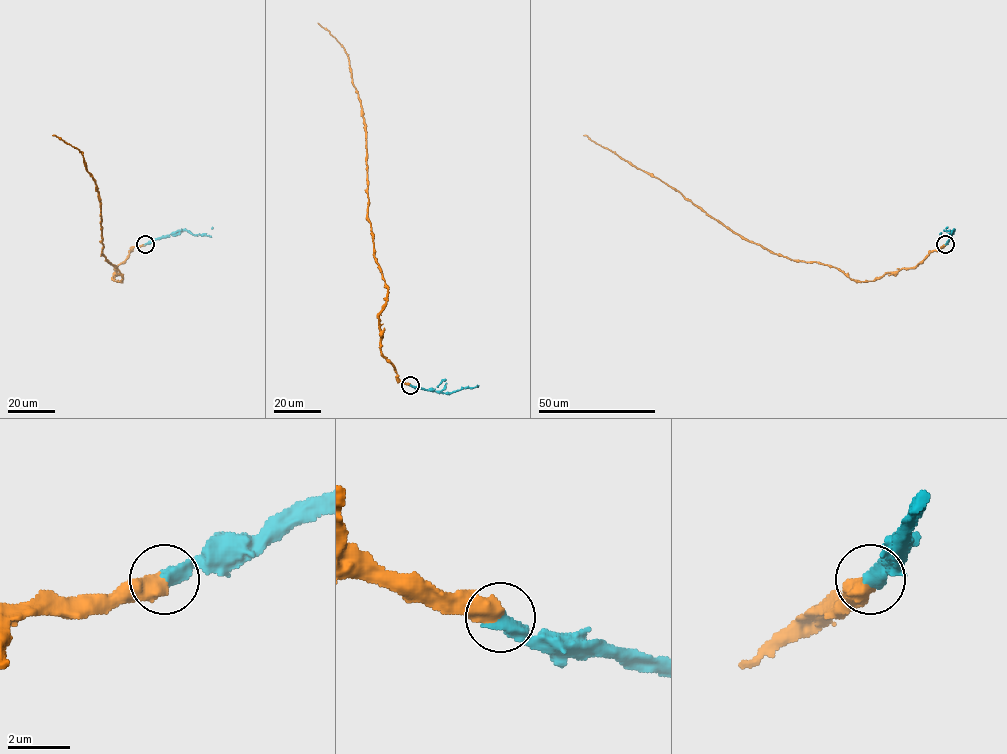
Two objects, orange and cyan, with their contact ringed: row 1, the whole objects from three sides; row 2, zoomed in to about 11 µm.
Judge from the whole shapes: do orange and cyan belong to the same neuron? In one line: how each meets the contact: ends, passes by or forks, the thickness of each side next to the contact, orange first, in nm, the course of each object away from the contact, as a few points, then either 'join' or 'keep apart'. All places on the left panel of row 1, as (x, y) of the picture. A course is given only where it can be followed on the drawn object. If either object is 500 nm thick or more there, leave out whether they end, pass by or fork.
550/480 nm | orange via (145, 244), (135, 245), (115, 268), (115, 281), (122, 275), (102, 254), (95, 181), (81, 152), (52, 135) | cyan via (145, 244), (185, 230), (195, 235), (211, 235), (212, 227) | join

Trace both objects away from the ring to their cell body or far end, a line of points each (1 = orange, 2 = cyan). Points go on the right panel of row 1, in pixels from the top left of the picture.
1: (945, 244), (913, 268), (851, 280), (836, 268), (743, 239), (583, 135)
2: (945, 244), (953, 232), (947, 235), (947, 227)

